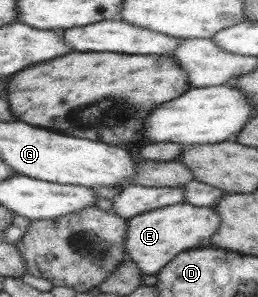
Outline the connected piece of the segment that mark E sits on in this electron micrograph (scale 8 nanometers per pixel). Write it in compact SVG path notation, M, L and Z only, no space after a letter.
M188 202L174 204L136 215L127 220L126 243L128 259L140 269L143 274L157 275L167 264L182 251L200 247L209 247L214 230L218 228L218 218L210 207L198 207Z

